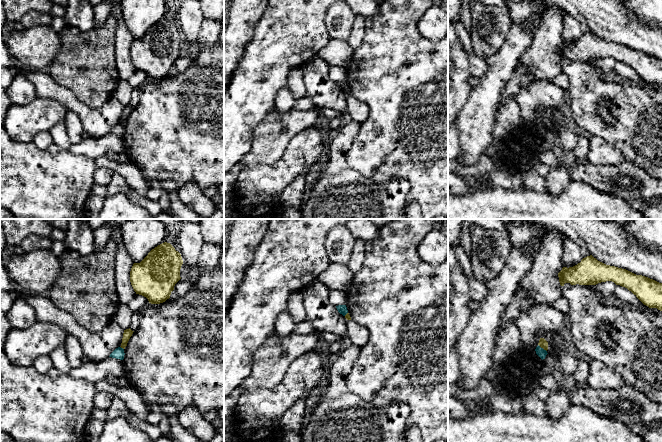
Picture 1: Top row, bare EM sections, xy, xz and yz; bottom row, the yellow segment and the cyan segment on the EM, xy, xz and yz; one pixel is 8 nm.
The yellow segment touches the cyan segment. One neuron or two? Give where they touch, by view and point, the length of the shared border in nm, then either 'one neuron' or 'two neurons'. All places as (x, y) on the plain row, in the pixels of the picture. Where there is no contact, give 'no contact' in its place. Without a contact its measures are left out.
contact yz (542, 123); length 90 nm; two neurons

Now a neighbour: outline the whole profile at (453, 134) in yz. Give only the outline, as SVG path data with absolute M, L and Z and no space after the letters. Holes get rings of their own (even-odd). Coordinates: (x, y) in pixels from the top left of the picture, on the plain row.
M455 123L448 127L448 160L459 157L459 131Z

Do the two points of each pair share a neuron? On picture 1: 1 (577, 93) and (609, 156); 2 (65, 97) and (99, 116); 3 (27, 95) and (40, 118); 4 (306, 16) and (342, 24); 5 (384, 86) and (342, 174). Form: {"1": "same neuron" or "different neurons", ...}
{"1": "different neurons", "2": "same neuron", "3": "different neurons", "4": "different neurons", "5": "different neurons"}

